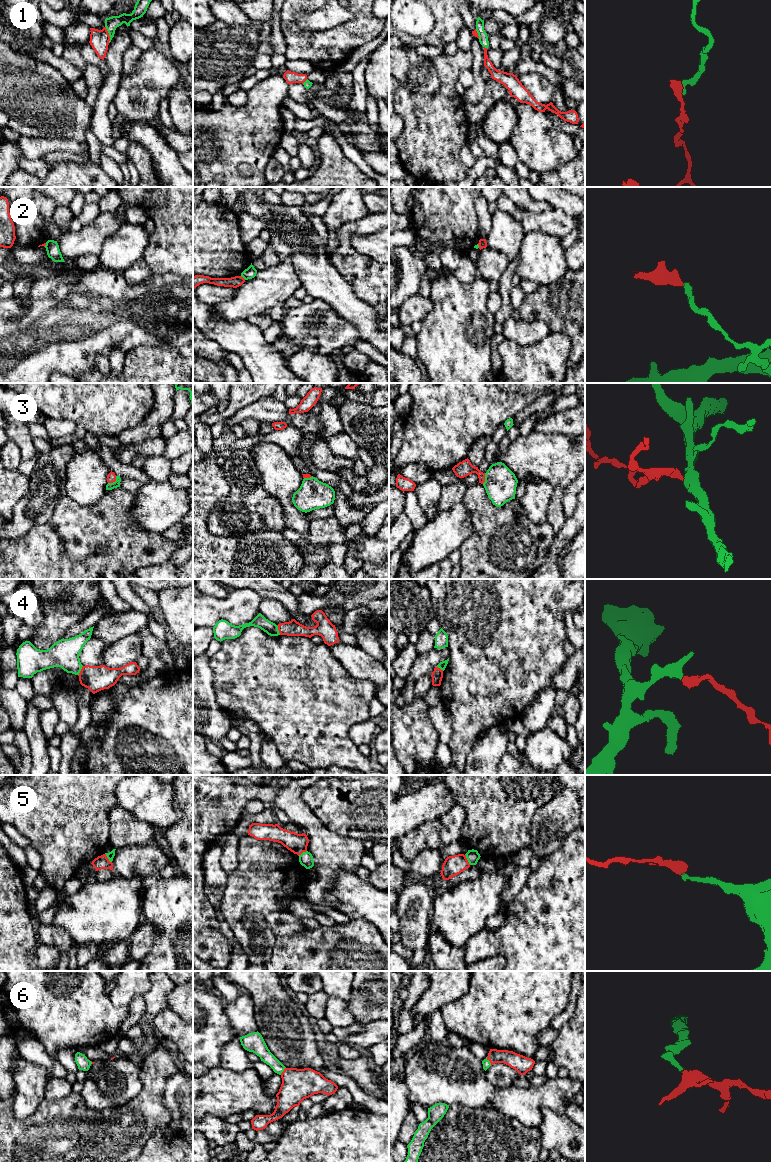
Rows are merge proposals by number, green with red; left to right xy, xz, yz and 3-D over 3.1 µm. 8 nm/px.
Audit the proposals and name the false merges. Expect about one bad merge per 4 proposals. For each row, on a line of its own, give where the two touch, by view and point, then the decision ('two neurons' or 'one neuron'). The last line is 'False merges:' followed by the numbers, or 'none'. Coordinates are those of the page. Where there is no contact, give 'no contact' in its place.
1: meets green in xy at (109, 34); two neurons
2: meets green in xz at (243, 277); two neurons
3: meets green in xy at (113, 482); one neuron
4: meets green in xz at (278, 630); two neurons
5: meets green in yz at (467, 859); two neurons
6: meets green in yz at (489, 1061); one neuron
False merges: 1, 2, 4, 5

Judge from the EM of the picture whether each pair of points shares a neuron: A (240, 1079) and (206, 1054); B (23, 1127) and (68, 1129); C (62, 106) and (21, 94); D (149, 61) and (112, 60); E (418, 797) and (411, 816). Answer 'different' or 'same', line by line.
A: different
B: same
C: same
D: different
E: same

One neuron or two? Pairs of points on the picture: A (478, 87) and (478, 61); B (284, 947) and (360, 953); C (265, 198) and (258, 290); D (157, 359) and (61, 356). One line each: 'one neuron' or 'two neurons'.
A: one neuron
B: one neuron
C: two neurons
D: two neurons

